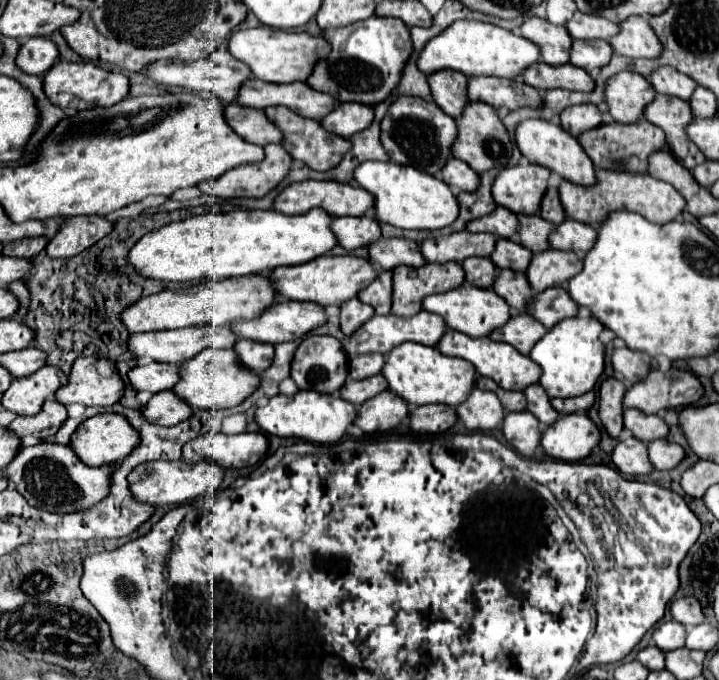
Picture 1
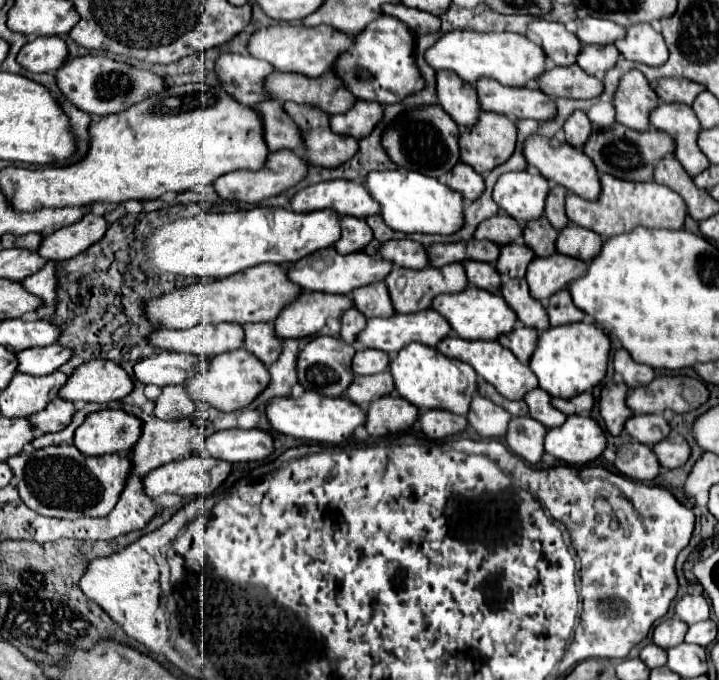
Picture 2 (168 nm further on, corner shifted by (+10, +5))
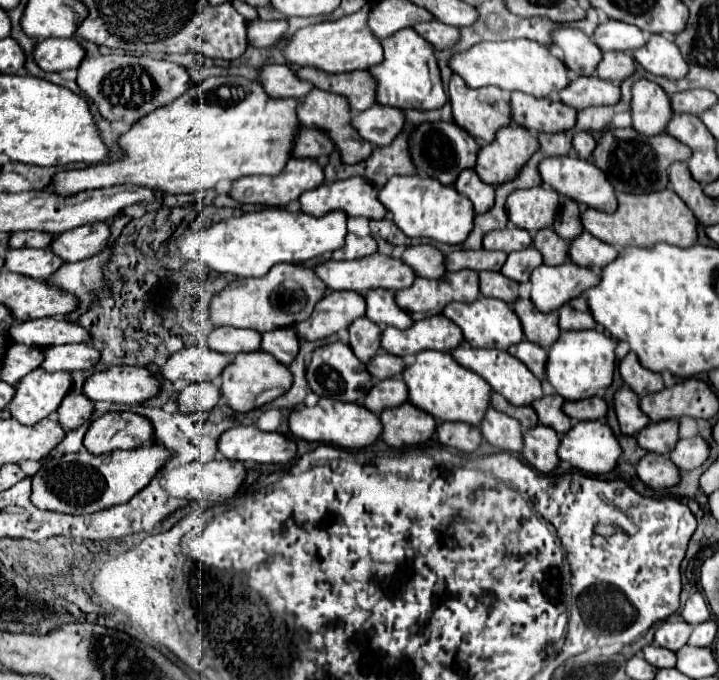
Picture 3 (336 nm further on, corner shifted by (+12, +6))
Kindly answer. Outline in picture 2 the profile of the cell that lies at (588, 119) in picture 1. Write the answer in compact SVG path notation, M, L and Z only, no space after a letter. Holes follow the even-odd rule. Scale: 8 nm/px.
M574 112L566 124L564 124L564 134L566 134L566 142L578 150L584 148L586 140L592 134L592 124L588 120L588 116L584 112Z

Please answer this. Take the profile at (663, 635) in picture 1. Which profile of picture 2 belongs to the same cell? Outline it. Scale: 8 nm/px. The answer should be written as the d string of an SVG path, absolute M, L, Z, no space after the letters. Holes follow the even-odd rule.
M668 618L668 620L662 620L654 632L652 632L652 640L656 646L662 646L664 650L668 648L674 648L678 644L684 642L684 634L688 632L688 626L678 620L678 618Z

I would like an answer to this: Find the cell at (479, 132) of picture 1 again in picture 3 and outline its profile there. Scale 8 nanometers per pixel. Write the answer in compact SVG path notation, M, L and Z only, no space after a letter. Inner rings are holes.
M506 125L496 131L492 143L480 147L474 169L484 183L498 185L514 179L536 149L534 133L520 125Z

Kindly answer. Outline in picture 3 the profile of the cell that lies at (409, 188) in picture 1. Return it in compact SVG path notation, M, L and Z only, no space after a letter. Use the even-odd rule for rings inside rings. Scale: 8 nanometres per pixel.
M396 175L380 189L378 199L392 213L392 221L398 225L398 229L402 233L406 233L408 237L430 237L430 239L442 241L442 243L462 243L474 227L474 223L472 223L474 221L474 207L470 203L470 199L460 195L452 185L442 185L440 181L436 181L432 177Z

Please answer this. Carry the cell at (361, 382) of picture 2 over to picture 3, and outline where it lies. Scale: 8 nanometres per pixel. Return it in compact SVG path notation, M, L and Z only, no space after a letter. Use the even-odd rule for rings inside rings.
M392 377L392 379L384 379L384 381L376 381L372 391L368 391L366 399L364 399L364 407L370 411L378 411L404 403L408 389L404 387L404 381L400 377Z

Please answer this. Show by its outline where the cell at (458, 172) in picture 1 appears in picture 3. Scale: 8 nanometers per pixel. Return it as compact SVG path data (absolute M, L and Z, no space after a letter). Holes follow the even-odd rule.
M464 169L458 175L454 187L456 187L456 191L460 191L462 195L466 195L472 201L476 213L488 211L492 207L492 203L494 203L494 187L488 185L488 183L484 183L476 175L474 169Z

